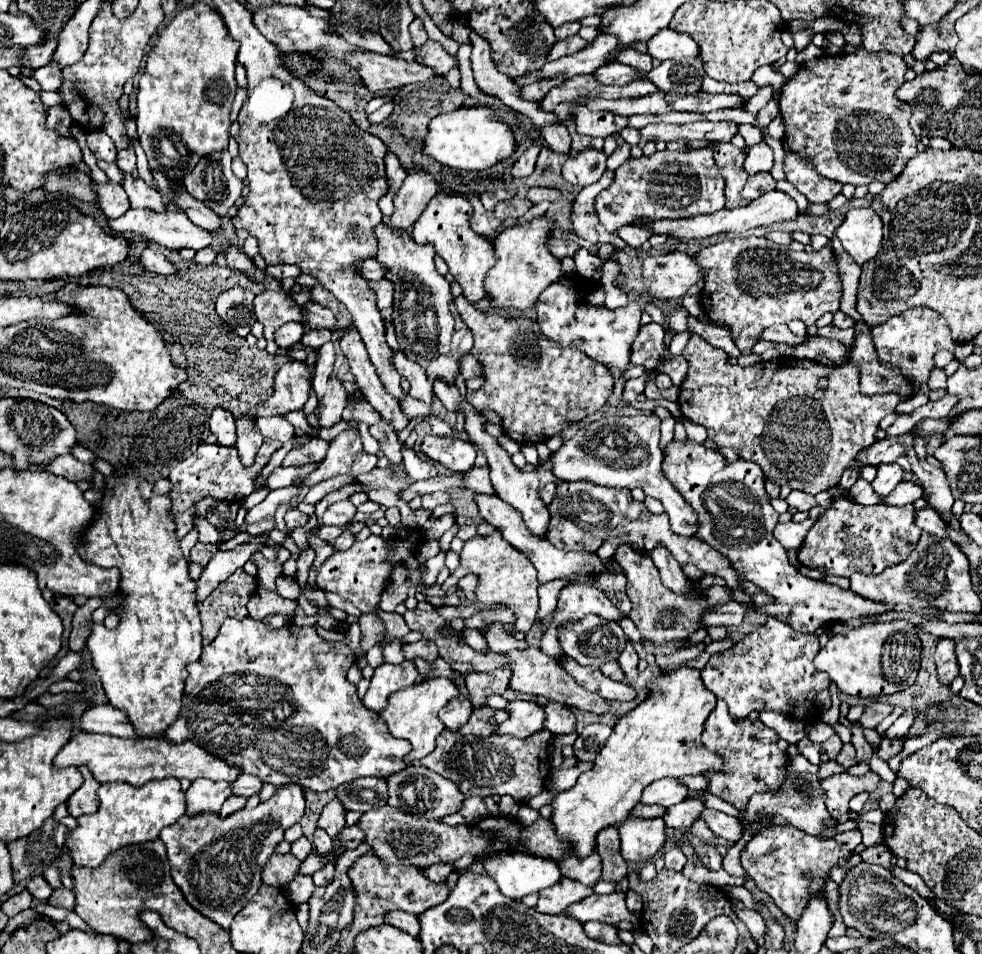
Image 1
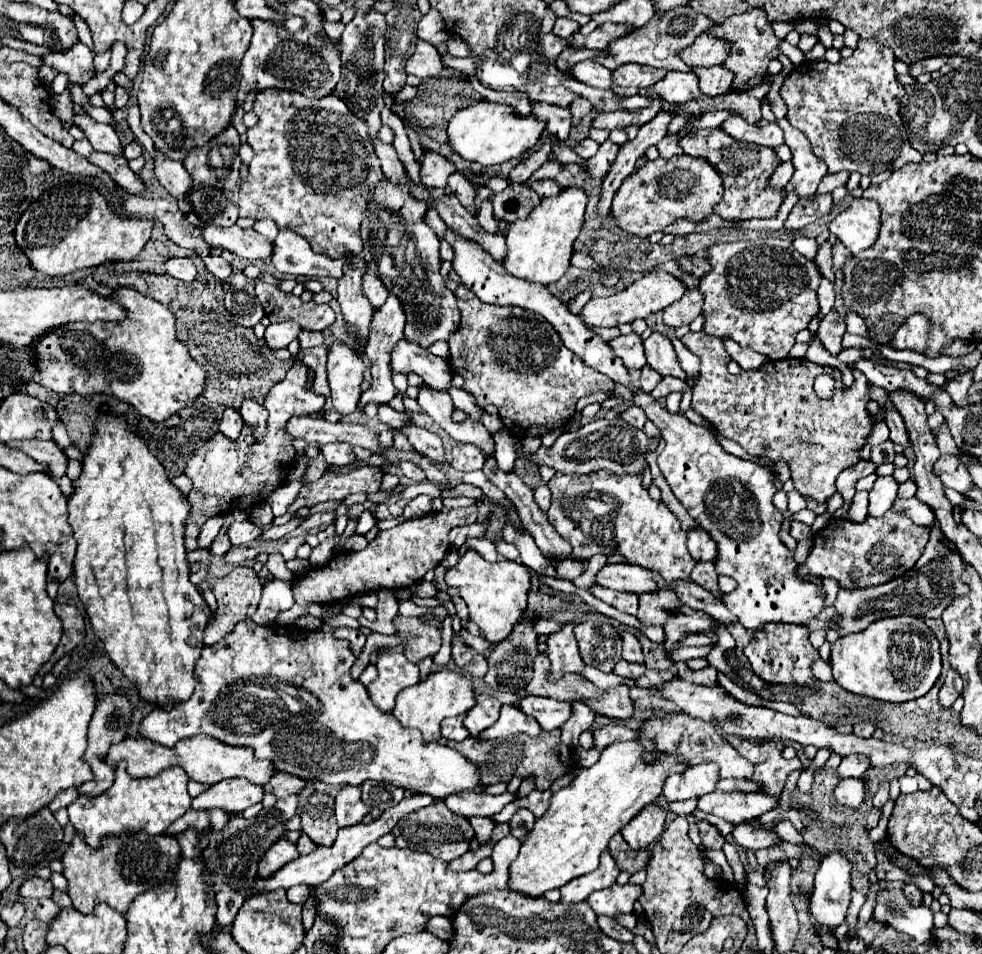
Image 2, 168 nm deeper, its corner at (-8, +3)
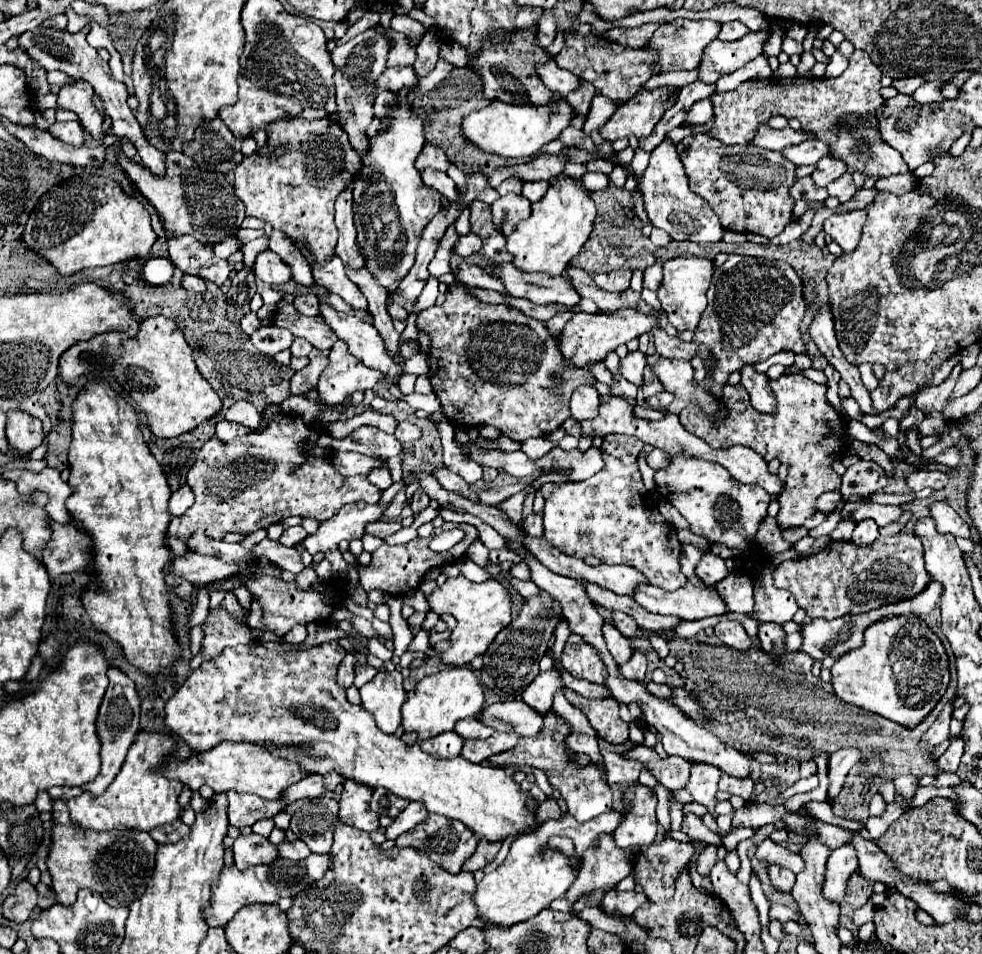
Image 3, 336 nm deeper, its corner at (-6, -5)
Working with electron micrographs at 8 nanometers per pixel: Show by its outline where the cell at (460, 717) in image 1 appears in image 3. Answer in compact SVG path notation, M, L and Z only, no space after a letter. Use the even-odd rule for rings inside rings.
M449 731L449 733L441 733L433 739L421 741L419 743L421 749L433 757L457 757L461 753L463 747L463 739L457 737L457 733Z

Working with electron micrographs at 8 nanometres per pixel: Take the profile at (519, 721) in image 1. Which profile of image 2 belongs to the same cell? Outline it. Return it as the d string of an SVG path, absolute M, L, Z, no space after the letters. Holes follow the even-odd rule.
M505 705L501 709L499 721L493 727L479 733L479 739L503 739L503 737L515 735L515 733L527 733L527 735L535 737L541 733L541 729L533 717L519 713L519 709L515 709L513 705Z

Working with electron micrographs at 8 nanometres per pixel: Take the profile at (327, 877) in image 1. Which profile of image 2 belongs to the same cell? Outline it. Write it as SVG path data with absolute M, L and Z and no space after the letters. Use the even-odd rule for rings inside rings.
M309 897L309 901L303 905L303 929L305 929L305 933L313 927L313 921L315 921L315 903L313 903L313 897Z

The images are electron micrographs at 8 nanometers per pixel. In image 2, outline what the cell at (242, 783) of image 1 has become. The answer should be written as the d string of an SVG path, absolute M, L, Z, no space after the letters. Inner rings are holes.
M275 773L271 777L271 781L263 787L265 793L273 793L277 799L285 799L287 795L295 795L295 793L301 793L301 789L307 785L309 781L305 779L299 779L291 773Z

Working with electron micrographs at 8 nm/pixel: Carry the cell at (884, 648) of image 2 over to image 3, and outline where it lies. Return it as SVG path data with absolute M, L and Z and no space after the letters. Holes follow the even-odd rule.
M915 615L907 617L887 617L877 621L865 631L865 643L837 659L831 667L831 683L839 699L853 703L865 711L881 713L883 717L897 721L907 727L915 727L925 719L925 715L937 705L949 685L949 663L941 639Z

